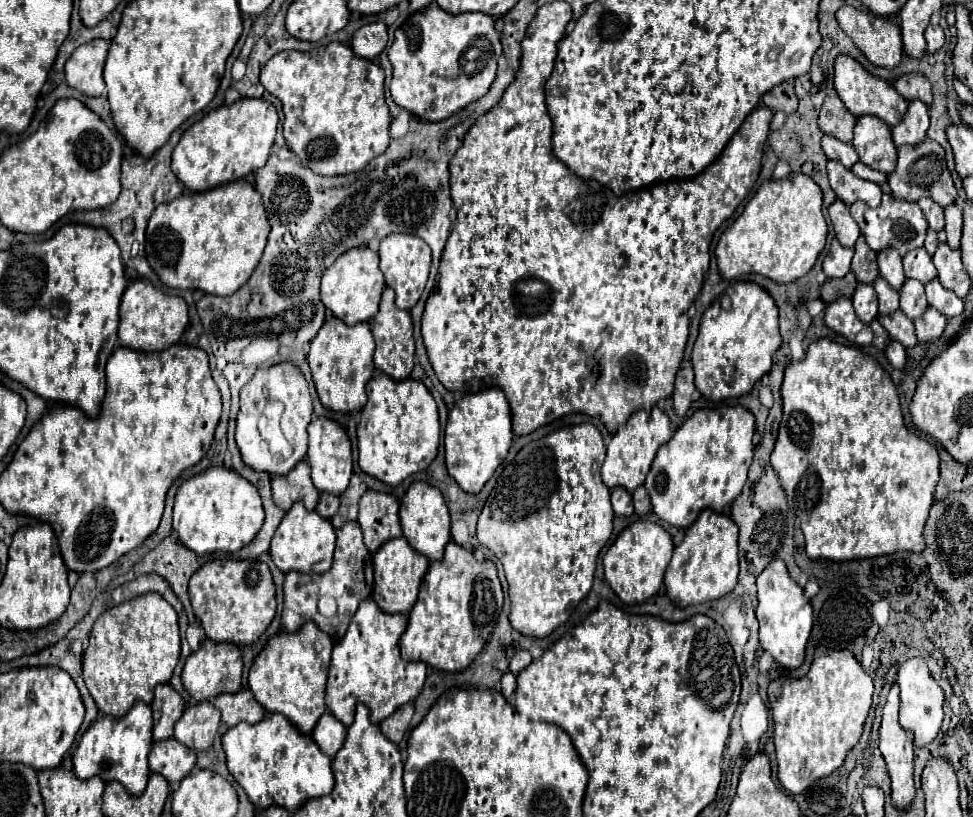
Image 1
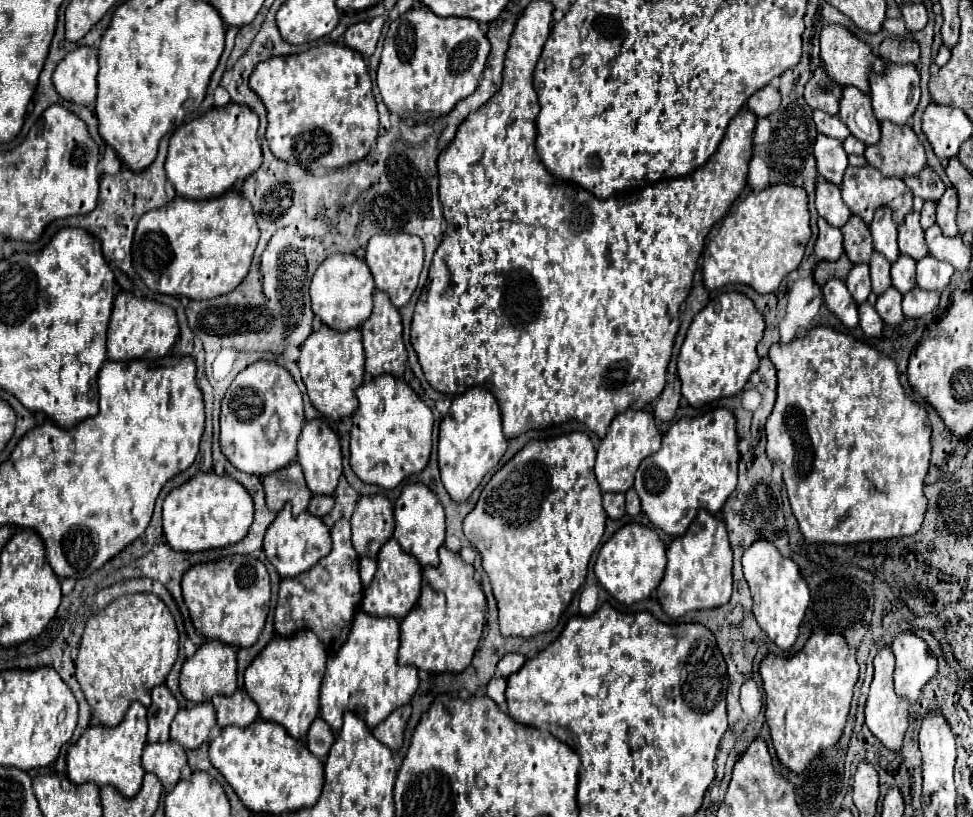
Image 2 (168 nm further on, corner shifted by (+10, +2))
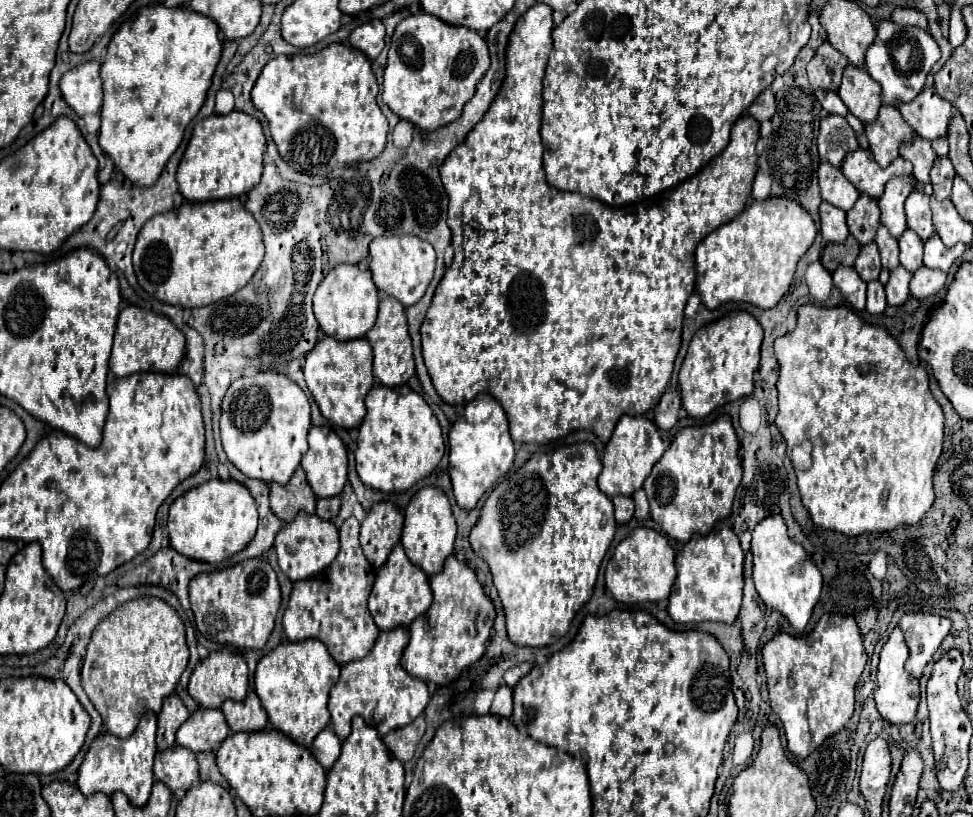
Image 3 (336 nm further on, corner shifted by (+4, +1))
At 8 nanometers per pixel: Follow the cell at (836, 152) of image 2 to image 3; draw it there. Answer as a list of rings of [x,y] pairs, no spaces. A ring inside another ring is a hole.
[[[826,115],[820,121],[820,135],[818,135],[820,159],[840,167],[842,159],[852,149],[858,149],[858,141],[856,141],[856,133],[848,125],[848,121],[844,117]]]

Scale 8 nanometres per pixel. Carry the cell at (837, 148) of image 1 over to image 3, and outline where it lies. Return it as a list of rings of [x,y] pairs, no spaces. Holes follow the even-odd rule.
[[[816,89],[814,95],[816,95],[816,99],[820,101],[820,105],[824,107],[826,113],[834,113],[834,115],[846,117],[848,107],[844,105],[844,101],[840,101],[840,95],[838,93],[832,93],[828,89]]]

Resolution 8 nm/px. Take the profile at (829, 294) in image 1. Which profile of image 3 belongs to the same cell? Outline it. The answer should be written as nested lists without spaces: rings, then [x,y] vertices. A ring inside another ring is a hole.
[[[848,235],[848,241],[844,241],[844,245],[826,243],[826,247],[822,249],[822,265],[828,271],[834,271],[838,265],[854,265],[858,253],[860,243],[852,235]]]

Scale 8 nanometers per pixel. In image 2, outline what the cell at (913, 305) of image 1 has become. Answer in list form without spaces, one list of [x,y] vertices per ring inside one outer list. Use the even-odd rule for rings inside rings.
[[[900,254],[898,260],[892,264],[892,286],[900,292],[906,294],[916,286],[914,280],[914,260]]]

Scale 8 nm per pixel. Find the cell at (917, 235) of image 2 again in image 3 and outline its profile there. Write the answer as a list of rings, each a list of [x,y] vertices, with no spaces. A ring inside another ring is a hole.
[[[914,189],[910,197],[906,199],[906,217],[908,217],[908,227],[914,229],[924,241],[934,233],[932,225],[932,211],[928,205],[928,195],[924,195],[922,189]]]

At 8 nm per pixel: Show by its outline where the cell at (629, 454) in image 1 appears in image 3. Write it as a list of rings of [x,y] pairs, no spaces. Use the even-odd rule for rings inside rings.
[[[624,415],[618,421],[618,425],[604,449],[602,473],[598,477],[600,491],[608,497],[632,495],[636,489],[642,487],[644,479],[652,471],[652,465],[662,457],[664,451],[666,451],[666,447],[658,433],[658,427],[650,419],[646,419],[644,415]]]

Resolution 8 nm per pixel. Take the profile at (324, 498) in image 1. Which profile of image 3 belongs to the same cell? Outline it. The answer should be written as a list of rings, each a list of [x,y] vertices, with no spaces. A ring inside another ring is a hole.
[[[328,497],[328,499],[318,499],[316,503],[316,515],[324,521],[332,521],[340,511],[340,497]]]

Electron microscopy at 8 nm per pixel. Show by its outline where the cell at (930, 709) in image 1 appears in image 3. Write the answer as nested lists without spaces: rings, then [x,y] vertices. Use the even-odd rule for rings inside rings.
[[[918,611],[918,613],[902,615],[900,627],[904,631],[906,645],[910,649],[910,659],[906,663],[906,669],[914,677],[922,677],[926,663],[932,659],[938,645],[950,633],[952,621],[934,613]]]

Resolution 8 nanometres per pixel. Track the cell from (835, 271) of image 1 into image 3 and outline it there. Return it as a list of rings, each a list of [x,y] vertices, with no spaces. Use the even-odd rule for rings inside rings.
[[[822,201],[820,219],[822,219],[822,237],[826,241],[834,241],[834,243],[846,241],[848,225],[846,225],[846,213],[842,209],[836,209],[834,205],[828,205],[826,201]]]

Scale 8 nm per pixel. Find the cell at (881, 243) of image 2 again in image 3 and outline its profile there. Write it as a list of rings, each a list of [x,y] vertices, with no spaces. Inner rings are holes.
[[[892,177],[888,185],[884,187],[882,197],[878,199],[880,211],[882,211],[882,223],[890,229],[894,237],[900,237],[900,233],[908,227],[906,215],[904,215],[904,201],[906,197],[916,189],[916,177]]]

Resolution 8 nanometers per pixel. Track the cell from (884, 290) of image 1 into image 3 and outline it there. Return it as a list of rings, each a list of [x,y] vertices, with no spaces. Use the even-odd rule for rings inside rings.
[[[880,223],[880,229],[878,229],[874,241],[876,241],[876,245],[880,249],[880,255],[882,255],[882,267],[892,271],[900,263],[898,261],[898,239],[892,237],[888,233],[888,229],[884,229],[884,225]]]

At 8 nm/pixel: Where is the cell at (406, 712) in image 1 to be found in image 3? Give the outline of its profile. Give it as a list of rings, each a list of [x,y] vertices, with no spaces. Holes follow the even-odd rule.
[[[420,715],[416,721],[412,721],[412,725],[406,725],[388,733],[384,737],[384,743],[398,761],[410,761],[414,757],[416,745],[420,743],[424,731],[426,731],[426,721]]]

